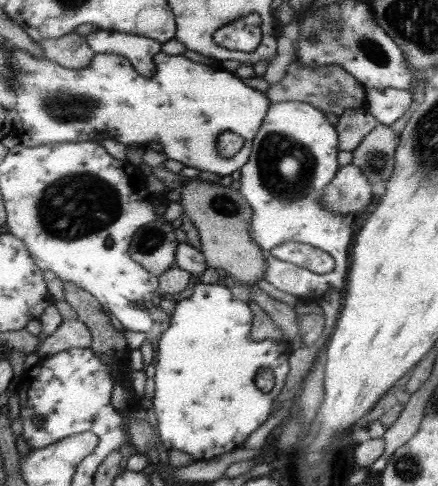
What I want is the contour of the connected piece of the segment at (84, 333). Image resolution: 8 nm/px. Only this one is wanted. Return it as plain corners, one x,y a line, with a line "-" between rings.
78,318
77,320
64,320
52,335
39,344
37,355
41,360
69,348
88,348
90,346
89,329

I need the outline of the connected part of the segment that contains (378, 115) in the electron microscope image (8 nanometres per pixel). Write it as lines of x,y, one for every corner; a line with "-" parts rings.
389,88
384,90
365,89
367,110
379,122
386,126
394,124
406,114
412,104
409,90

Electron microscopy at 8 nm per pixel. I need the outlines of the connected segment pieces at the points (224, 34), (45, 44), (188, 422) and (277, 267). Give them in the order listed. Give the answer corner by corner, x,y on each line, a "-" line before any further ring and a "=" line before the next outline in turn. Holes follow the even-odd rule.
248,13
213,32
214,42
228,50
252,52
261,41
261,16
=
74,31
60,38
39,40
39,45
42,47
43,56
69,69
81,69
88,66
95,55
85,35
=
218,282
214,284
198,283
191,292
191,295
186,297
178,297
176,308
172,318
168,324
164,327
163,334
157,338
158,343
158,362
156,366
152,367
151,373
154,374
154,368
156,368
156,382
154,396
151,398
153,402
153,408
158,421
158,432
160,434
160,441
167,449
176,449
186,452
193,456
196,461
209,460
222,454
224,452
230,452
234,448
239,448
250,437
250,434
254,433
259,426
262,426
267,420
269,415
273,412
274,399
280,394
282,387
284,386
286,377
290,371
289,356
292,354
292,348
285,342
276,342
274,340
265,340
262,342
254,342
250,337
250,332
253,324
253,314
249,308
249,303
236,300
230,292
229,285
220,285
-
260,368
268,368
274,375
275,385
268,393
262,393
256,384
254,384
254,376
258,374
=
286,101
284,104
272,104
261,122
261,127
253,138
249,159
240,168
240,194
252,207
253,217
247,229
250,236
261,248
266,261
264,280
276,288
299,298
310,298
312,302
323,299
325,292
342,289
348,271
348,246
352,242
351,219
337,212
331,212
321,204
323,190
336,176
339,165
336,156
339,152
339,140
335,125
330,124
321,110
306,102
-
284,242
303,242
331,254
335,267
328,273
319,274
294,263
282,261
272,255
272,248

